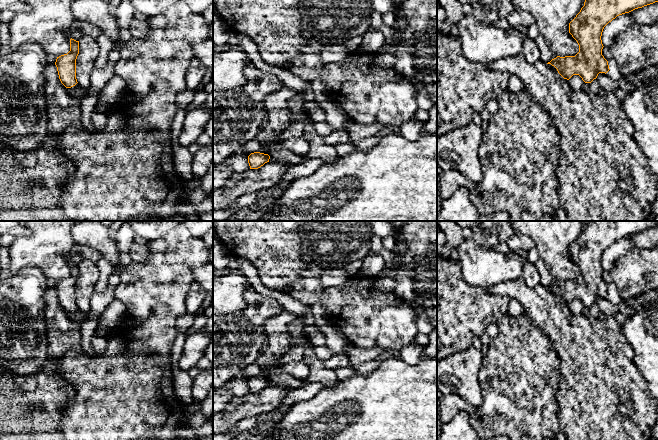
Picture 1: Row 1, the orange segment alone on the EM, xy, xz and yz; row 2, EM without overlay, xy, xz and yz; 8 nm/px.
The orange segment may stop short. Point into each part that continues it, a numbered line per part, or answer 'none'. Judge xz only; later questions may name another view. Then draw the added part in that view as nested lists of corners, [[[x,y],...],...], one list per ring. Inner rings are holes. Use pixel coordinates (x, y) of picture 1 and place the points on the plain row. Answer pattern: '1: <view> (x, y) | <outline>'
none

